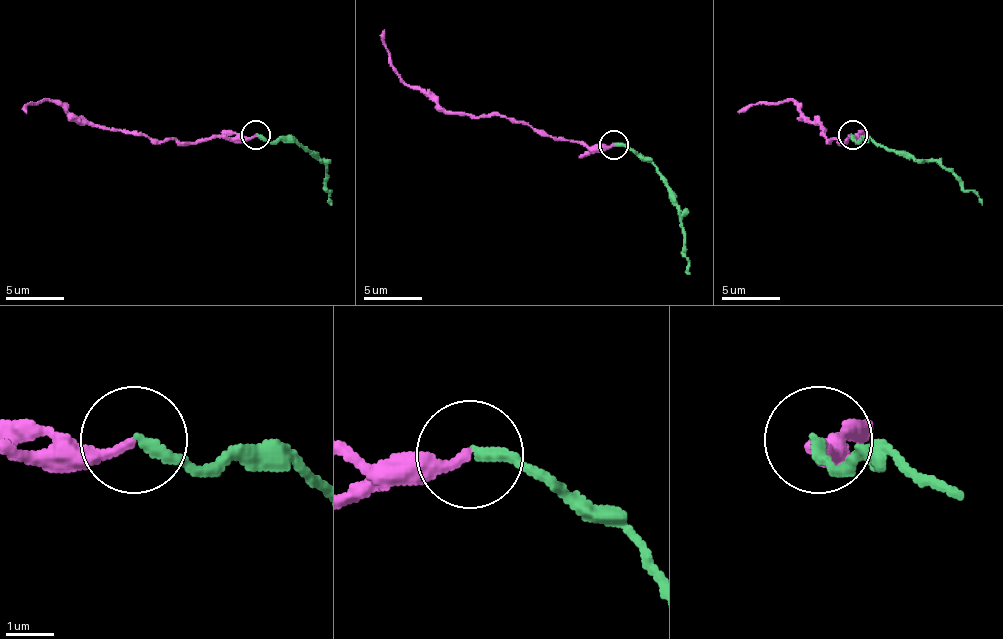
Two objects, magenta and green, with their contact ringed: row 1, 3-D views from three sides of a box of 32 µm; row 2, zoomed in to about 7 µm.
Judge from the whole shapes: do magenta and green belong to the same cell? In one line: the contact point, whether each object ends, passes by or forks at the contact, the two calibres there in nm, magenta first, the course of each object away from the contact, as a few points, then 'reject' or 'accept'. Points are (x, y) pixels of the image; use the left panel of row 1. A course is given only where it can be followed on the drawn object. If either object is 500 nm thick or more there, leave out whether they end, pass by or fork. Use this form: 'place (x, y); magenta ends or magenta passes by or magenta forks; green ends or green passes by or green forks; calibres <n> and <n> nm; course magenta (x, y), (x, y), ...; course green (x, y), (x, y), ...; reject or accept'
place (256, 135); magenta ends; green ends; calibres 200 and 240 nm; course magenta (257, 136), (161, 141), (146, 136), (79, 124), (53, 101), (27, 104), (27, 112); course green (257, 136), (289, 141), (323, 162), (332, 205); accept

